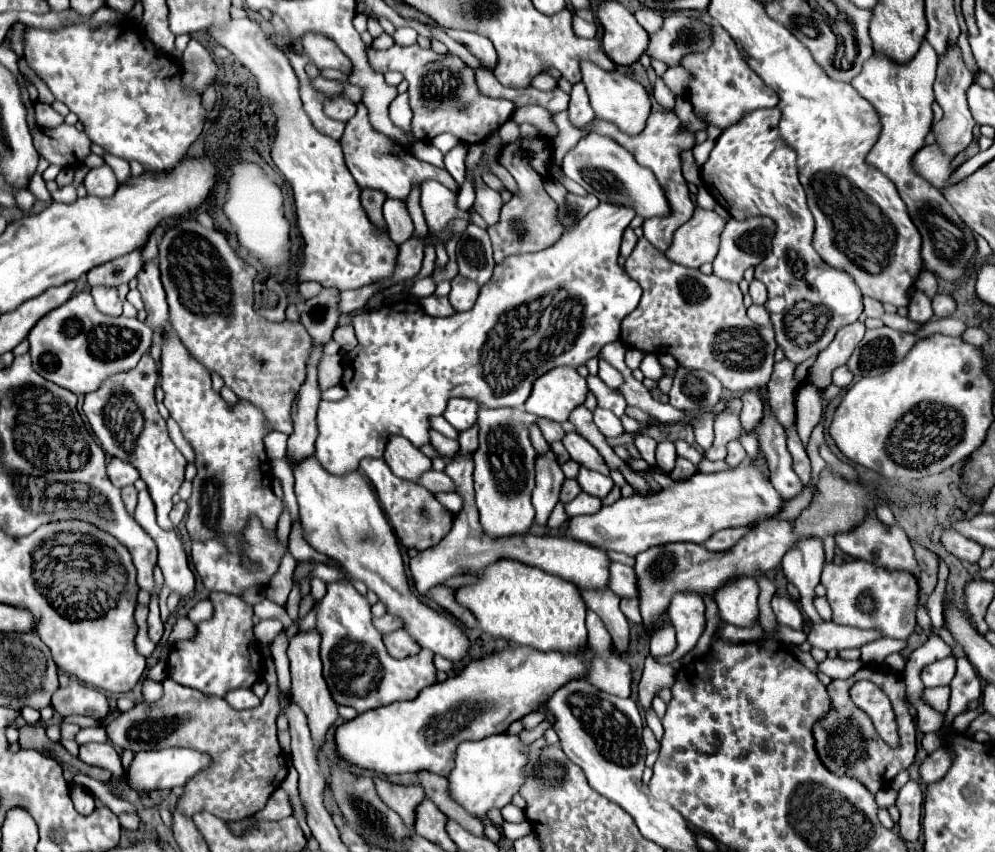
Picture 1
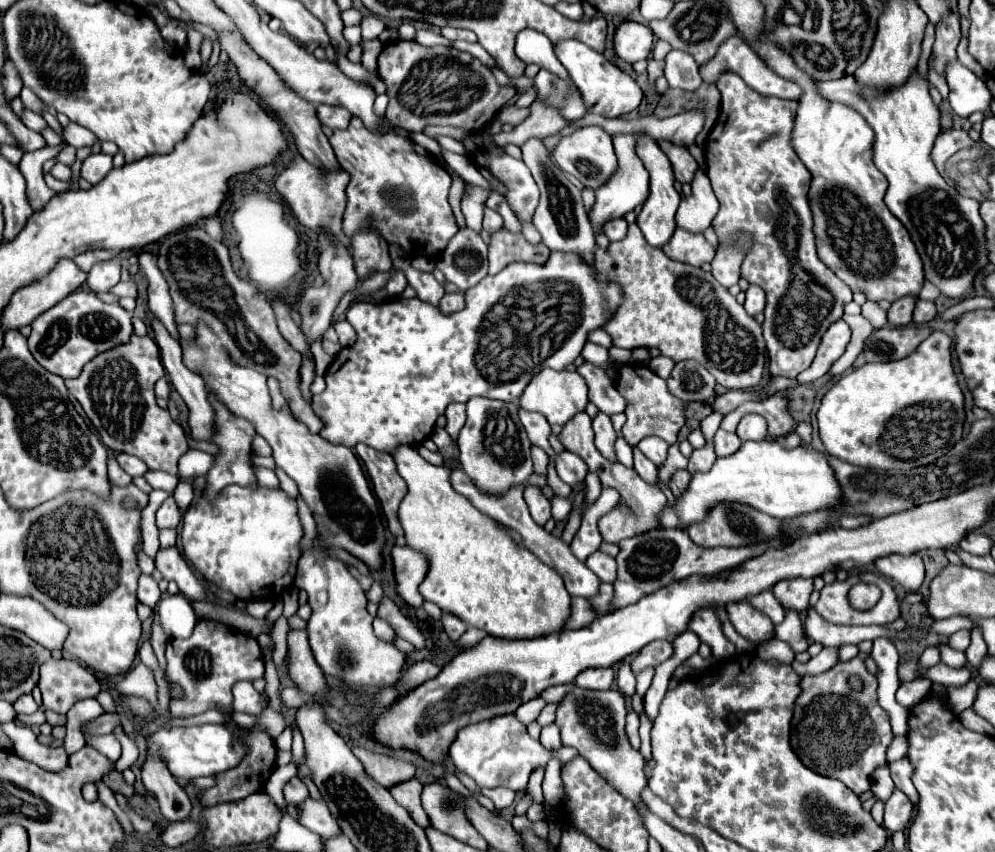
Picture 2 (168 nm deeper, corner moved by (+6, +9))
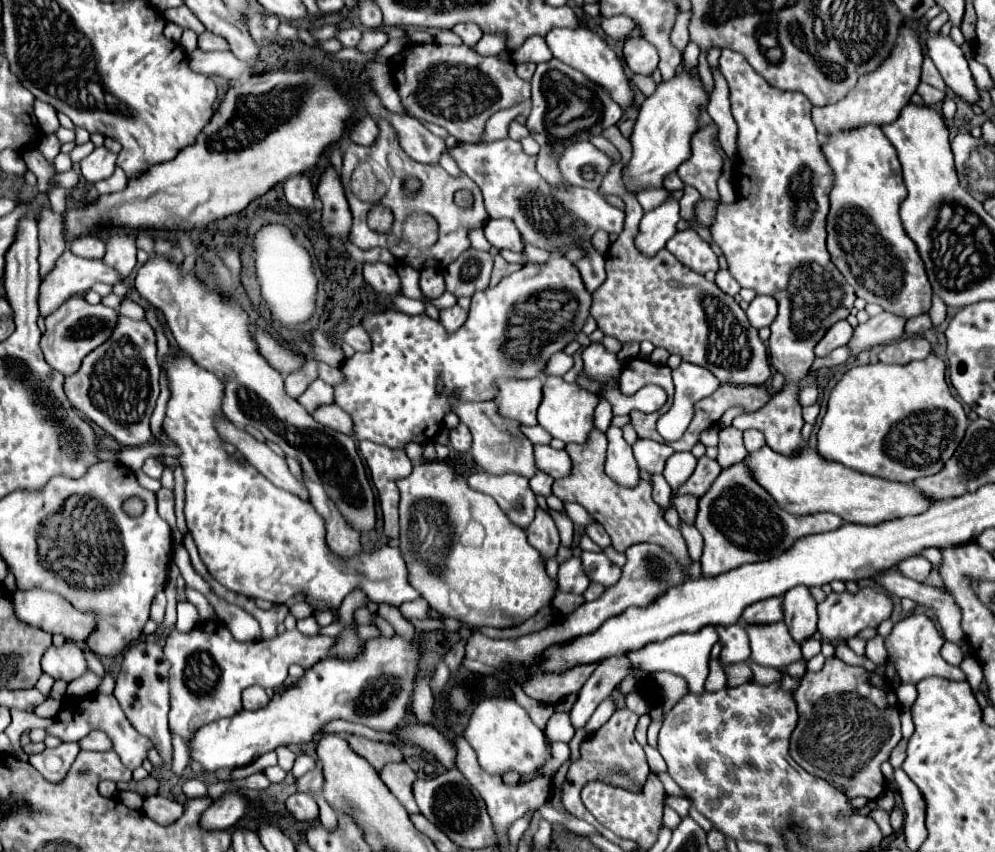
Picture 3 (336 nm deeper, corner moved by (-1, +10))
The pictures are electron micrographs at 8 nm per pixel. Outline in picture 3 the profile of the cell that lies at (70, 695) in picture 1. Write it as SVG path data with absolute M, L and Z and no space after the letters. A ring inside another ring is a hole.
M65 642L61 648L51 646L41 660L43 672L55 680L65 680L67 684L81 678L89 668L83 650L75 642Z

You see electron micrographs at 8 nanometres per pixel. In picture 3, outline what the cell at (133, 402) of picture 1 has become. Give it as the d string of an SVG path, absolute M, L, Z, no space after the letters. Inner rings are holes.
M121 316L113 336L83 360L79 372L65 378L65 394L75 408L111 434L119 444L137 448L151 442L149 418L159 396L157 338L151 324Z

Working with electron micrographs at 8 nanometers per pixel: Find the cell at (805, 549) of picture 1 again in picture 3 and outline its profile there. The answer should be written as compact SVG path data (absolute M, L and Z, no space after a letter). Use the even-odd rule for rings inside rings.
M793 588L783 596L783 610L785 610L785 624L795 638L801 642L815 634L817 630L817 602L811 596L809 588Z

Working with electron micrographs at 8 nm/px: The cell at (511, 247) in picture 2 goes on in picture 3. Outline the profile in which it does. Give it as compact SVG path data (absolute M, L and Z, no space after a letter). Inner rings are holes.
M499 254L495 256L495 266L493 266L493 274L491 274L491 284L495 286L501 278L505 278L505 276L509 276L509 274L513 274L515 270L519 270L521 268L521 264L509 264L509 262L505 262Z

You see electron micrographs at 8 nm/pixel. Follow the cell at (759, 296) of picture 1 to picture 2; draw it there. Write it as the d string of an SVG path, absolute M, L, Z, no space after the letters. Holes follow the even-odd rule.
M750 285L750 289L746 291L746 303L744 303L744 309L750 317L756 317L758 313L764 311L764 305L766 305L766 295L764 291L758 287L758 285Z

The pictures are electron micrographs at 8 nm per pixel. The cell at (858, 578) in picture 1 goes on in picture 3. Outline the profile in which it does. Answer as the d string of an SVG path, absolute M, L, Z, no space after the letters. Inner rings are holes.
M865 586L865 588L859 588L857 594L851 594L847 590L839 594L831 592L827 600L819 604L817 610L819 610L817 630L821 632L821 636L825 636L831 642L843 642L859 634L863 628L877 628L883 620L889 620L893 612L893 602L891 602L891 596L887 596L887 592L883 592L881 588Z

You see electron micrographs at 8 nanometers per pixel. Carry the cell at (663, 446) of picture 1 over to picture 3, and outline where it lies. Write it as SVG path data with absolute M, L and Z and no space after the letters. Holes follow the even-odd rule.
M637 440L633 444L633 454L641 470L647 470L649 474L661 474L667 458L675 450L669 444L653 442L653 440Z

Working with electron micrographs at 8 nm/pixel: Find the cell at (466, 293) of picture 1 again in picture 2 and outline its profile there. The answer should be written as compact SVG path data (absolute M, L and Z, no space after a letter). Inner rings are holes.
M446 293L440 301L440 311L444 315L450 315L450 313L456 313L460 309L464 309L464 295L462 293Z

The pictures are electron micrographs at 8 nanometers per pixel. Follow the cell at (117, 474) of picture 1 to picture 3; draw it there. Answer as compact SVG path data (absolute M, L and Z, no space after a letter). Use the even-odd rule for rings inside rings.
M147 458L145 462L143 462L143 468L141 468L147 476L151 476L151 478L161 478L161 472L163 472L163 466L161 466L161 462L157 460L157 458Z

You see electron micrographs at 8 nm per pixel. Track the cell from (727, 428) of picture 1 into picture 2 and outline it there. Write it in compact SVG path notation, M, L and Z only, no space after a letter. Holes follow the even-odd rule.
M708 443L702 449L696 449L692 453L690 463L688 463L688 471L690 471L690 475L694 475L694 473L706 473L706 471L712 469L714 461L716 461L716 453L712 449L712 443Z

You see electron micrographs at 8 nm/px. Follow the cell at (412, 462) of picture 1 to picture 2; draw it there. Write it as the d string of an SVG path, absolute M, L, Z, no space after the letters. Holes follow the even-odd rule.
M400 445L392 457L400 477L408 485L408 493L398 509L406 545L420 551L428 559L426 579L418 587L424 601L432 601L442 611L456 615L464 623L502 639L530 639L562 631L570 613L570 595L562 583L562 577L526 547L514 543L508 531L500 529L492 517L480 513L464 495L456 493L450 483L448 467L438 467L424 461L418 451L408 449L408 445Z

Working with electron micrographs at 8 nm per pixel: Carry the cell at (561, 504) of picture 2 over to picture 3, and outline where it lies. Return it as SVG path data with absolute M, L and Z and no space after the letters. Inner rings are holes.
M549 508L549 514L551 514L551 518L555 520L555 524L557 524L557 528L559 528L561 542L563 542L565 546L571 546L571 540L573 540L573 522L571 522L571 518L569 518L565 512L557 512L557 510L553 510L553 508Z

